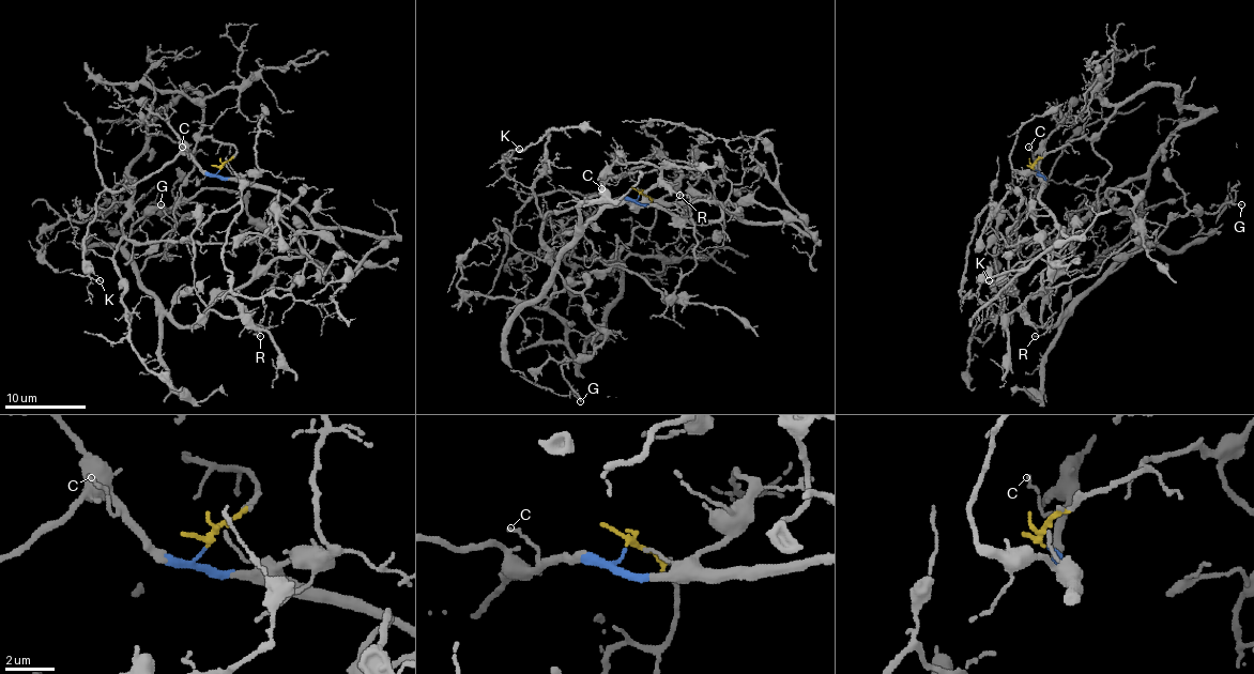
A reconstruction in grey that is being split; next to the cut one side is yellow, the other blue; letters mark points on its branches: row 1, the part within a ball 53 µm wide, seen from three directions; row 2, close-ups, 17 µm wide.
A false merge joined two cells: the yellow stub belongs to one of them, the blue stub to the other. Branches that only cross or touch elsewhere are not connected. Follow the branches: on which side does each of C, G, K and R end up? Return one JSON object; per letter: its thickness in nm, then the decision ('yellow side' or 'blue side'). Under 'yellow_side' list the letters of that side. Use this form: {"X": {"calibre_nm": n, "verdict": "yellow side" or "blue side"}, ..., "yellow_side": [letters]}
{"C": {"calibre_nm": 120, "verdict": "blue side"}, "G": {"calibre_nm": 160, "verdict": "yellow side"}, "K": {"calibre_nm": 120, "verdict": "blue side"}, "R": {"calibre_nm": 110, "verdict": "blue side"}, "yellow_side": ["G"]}

